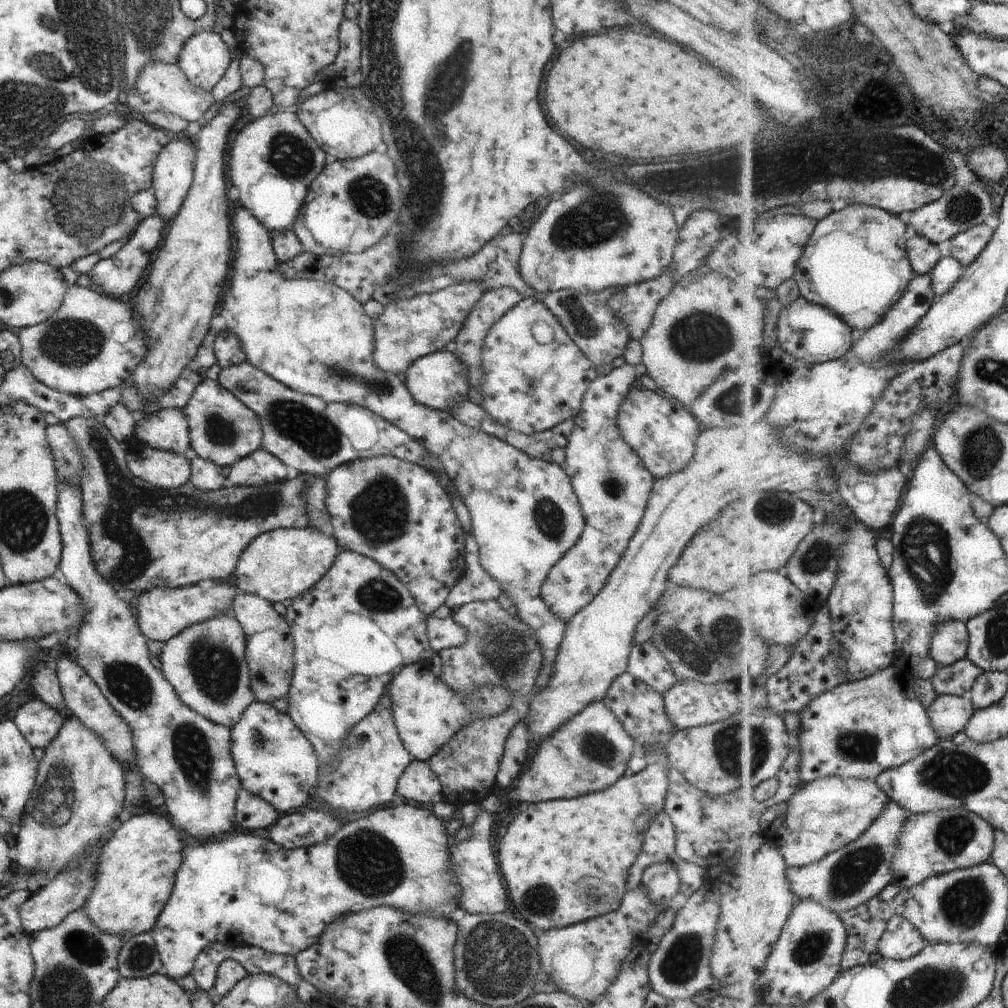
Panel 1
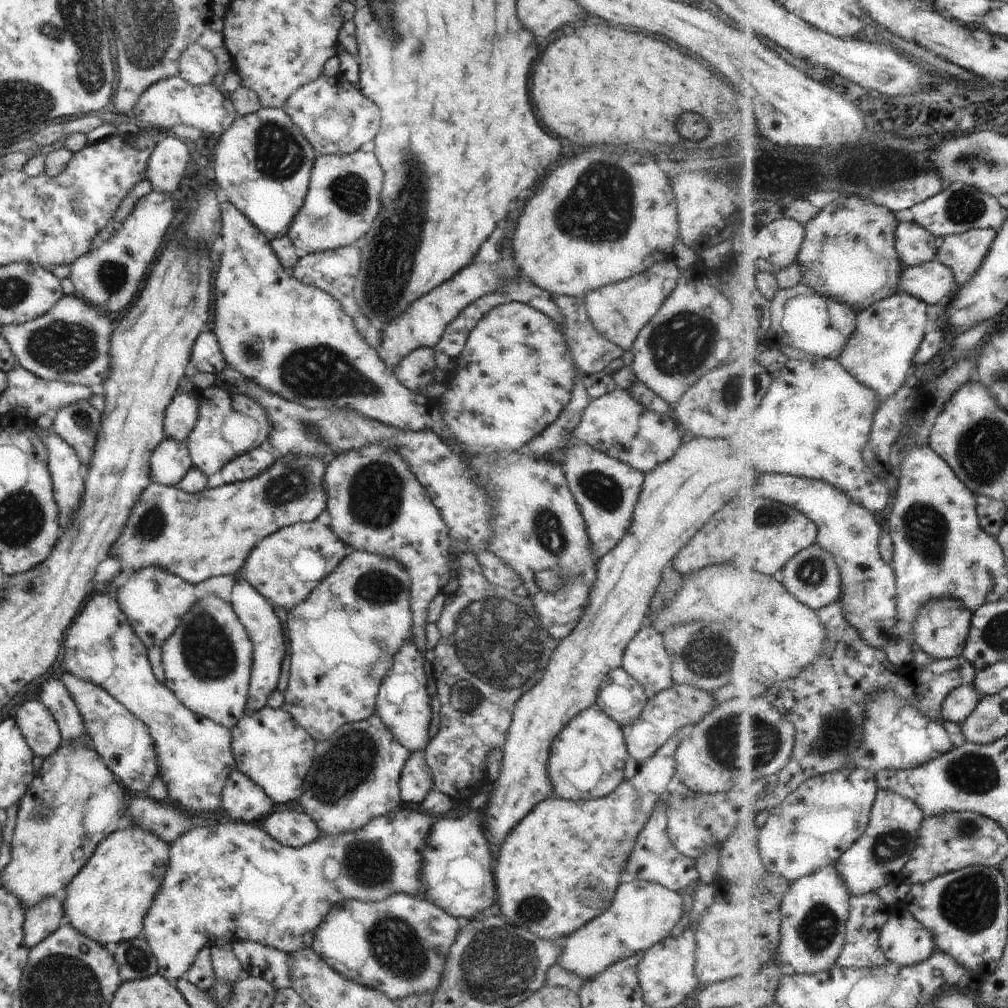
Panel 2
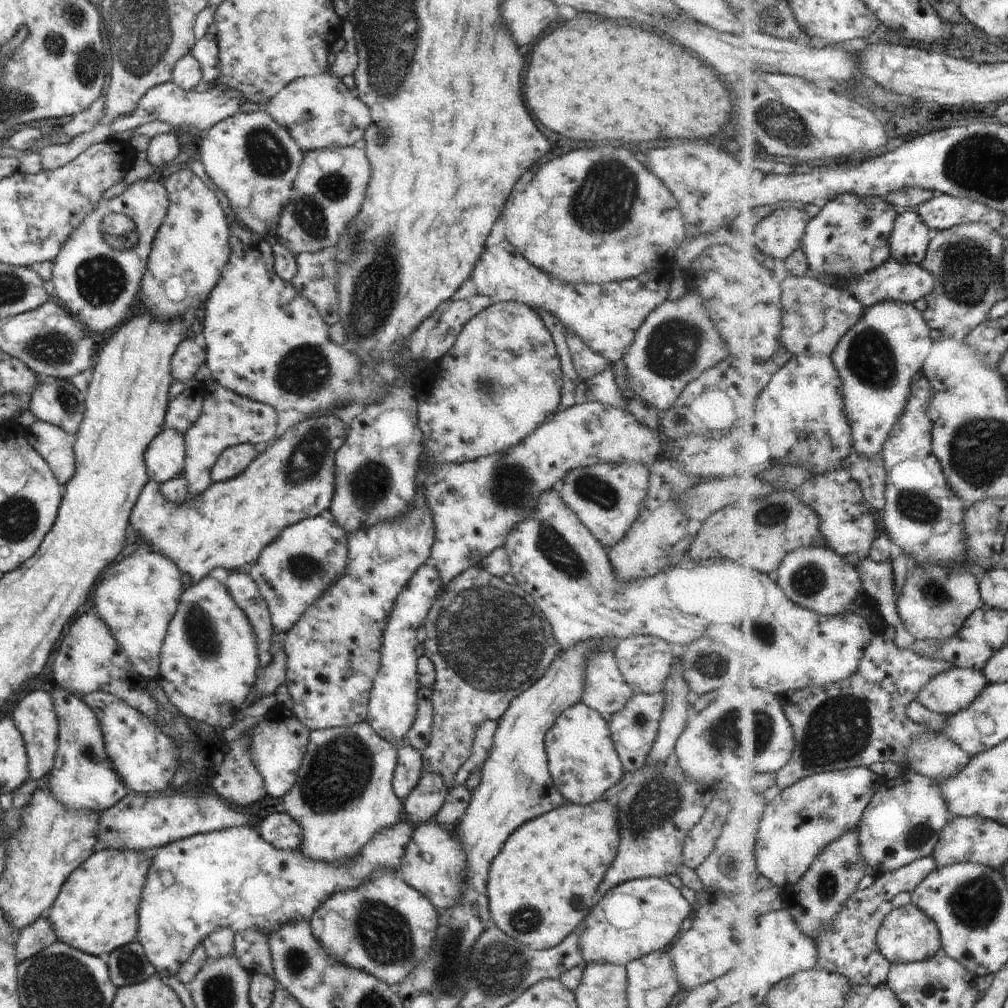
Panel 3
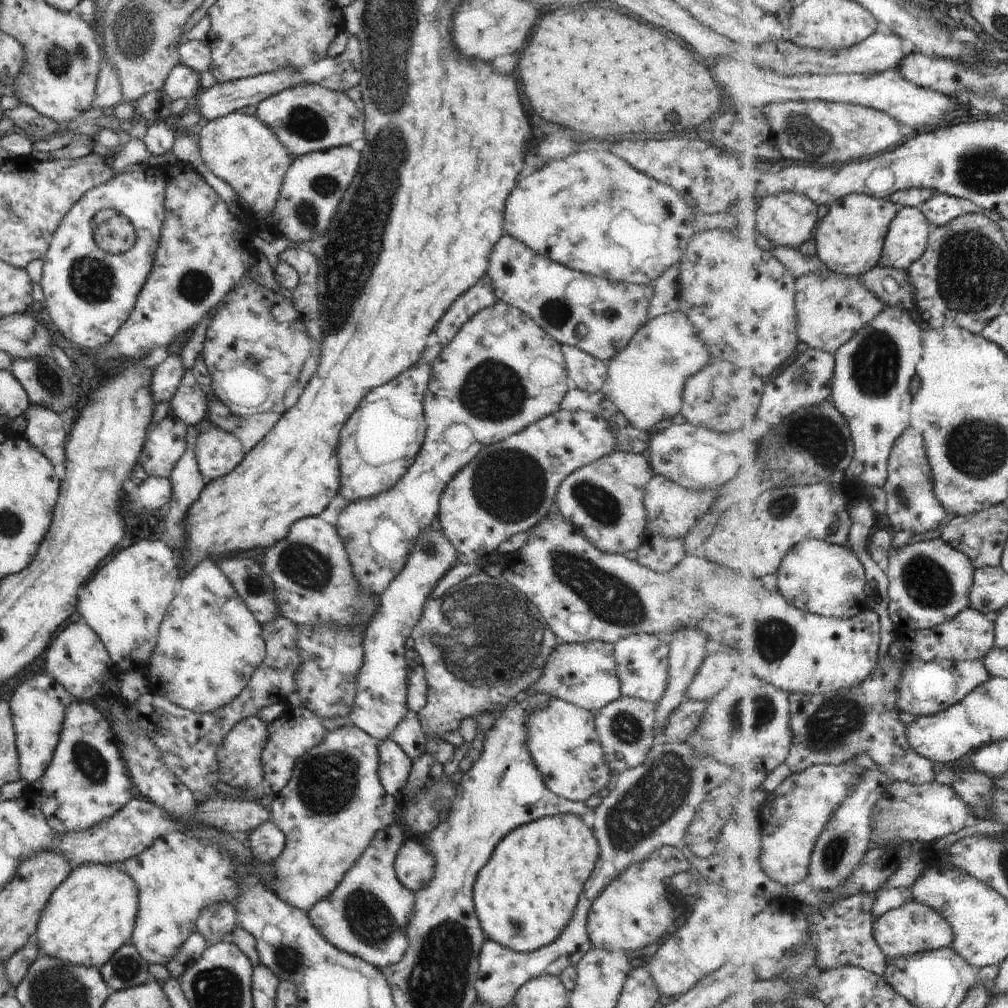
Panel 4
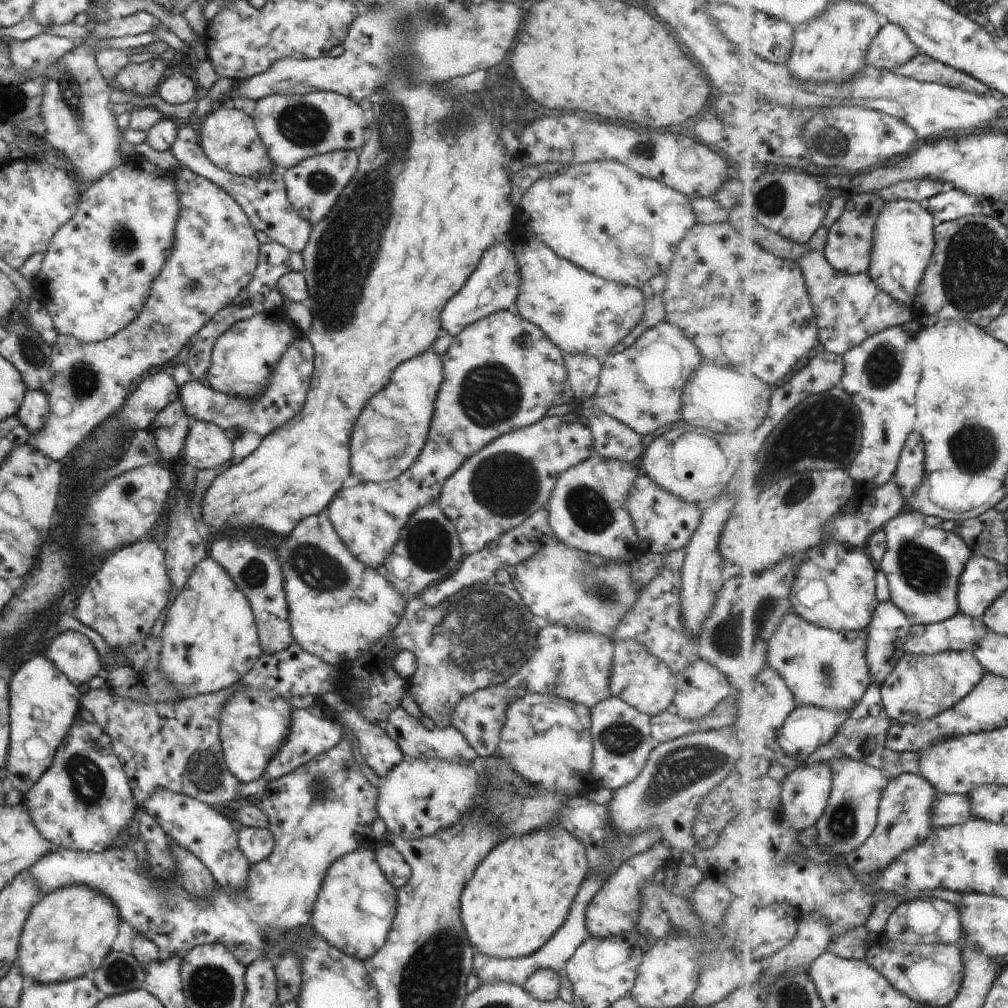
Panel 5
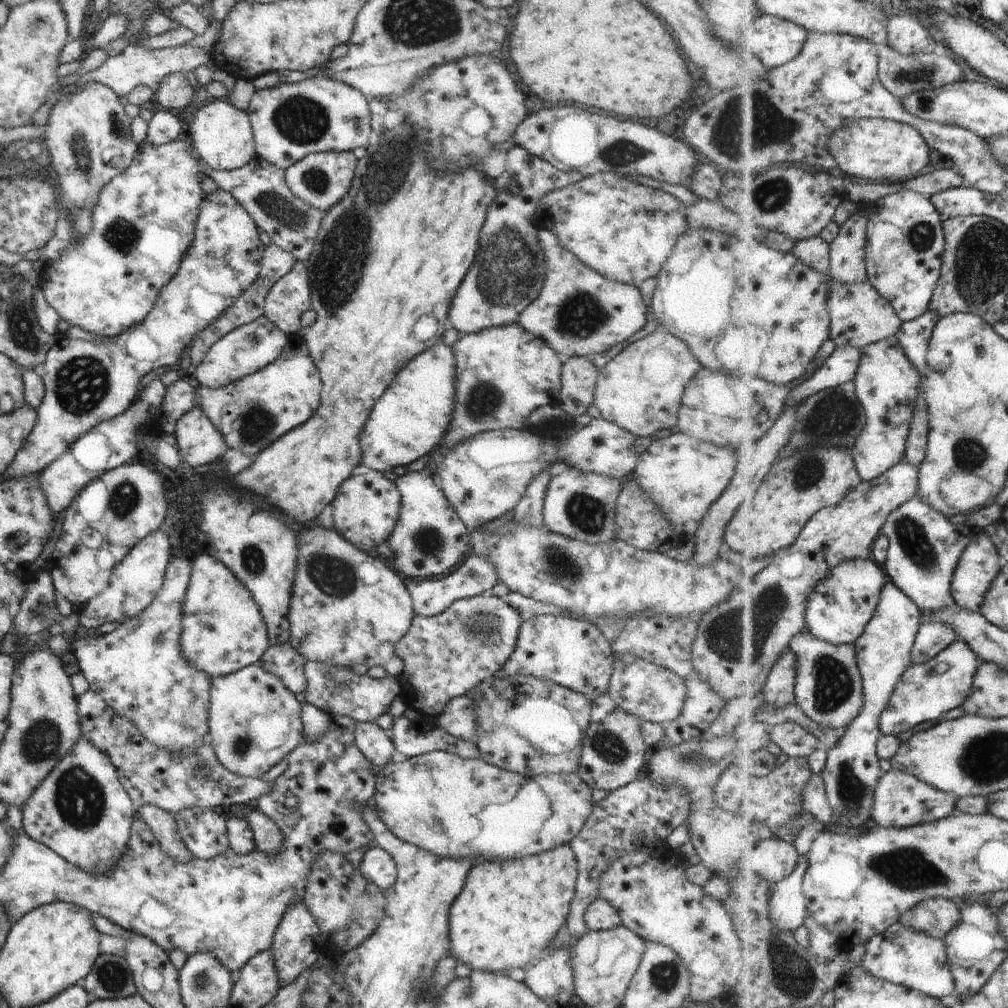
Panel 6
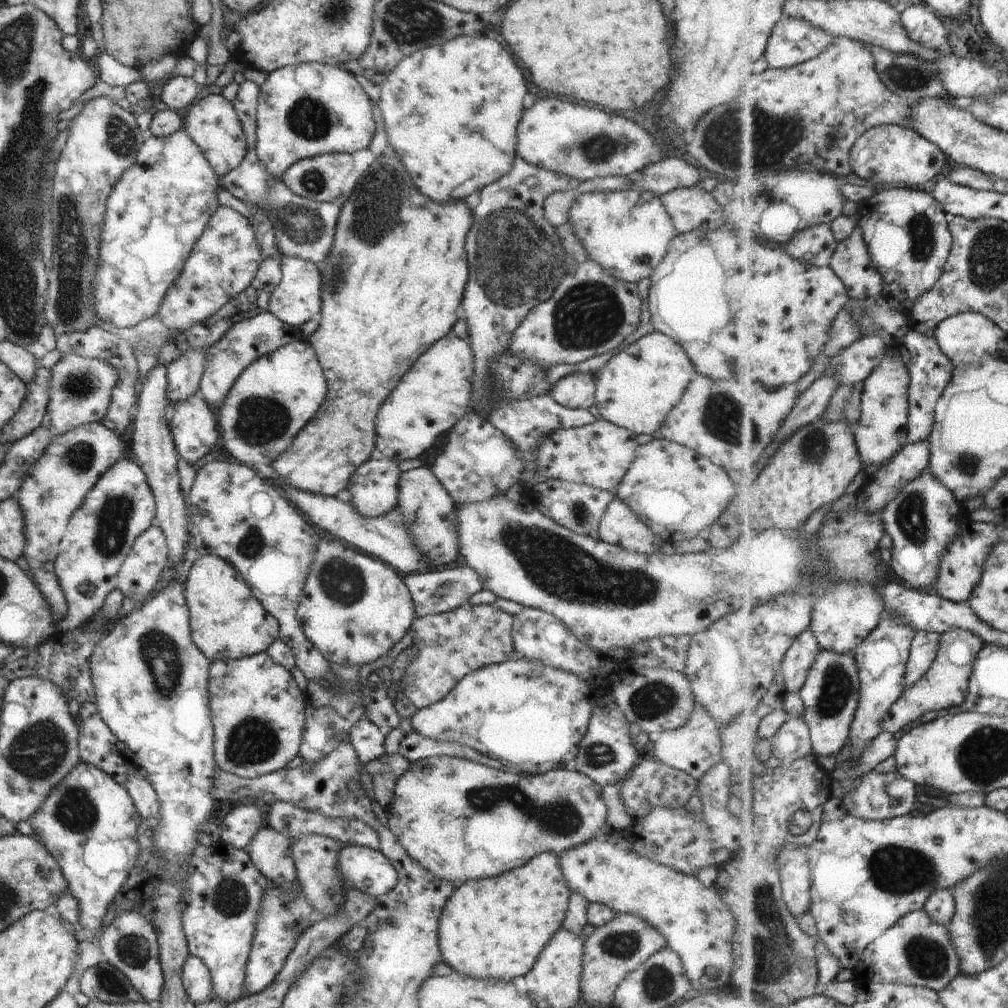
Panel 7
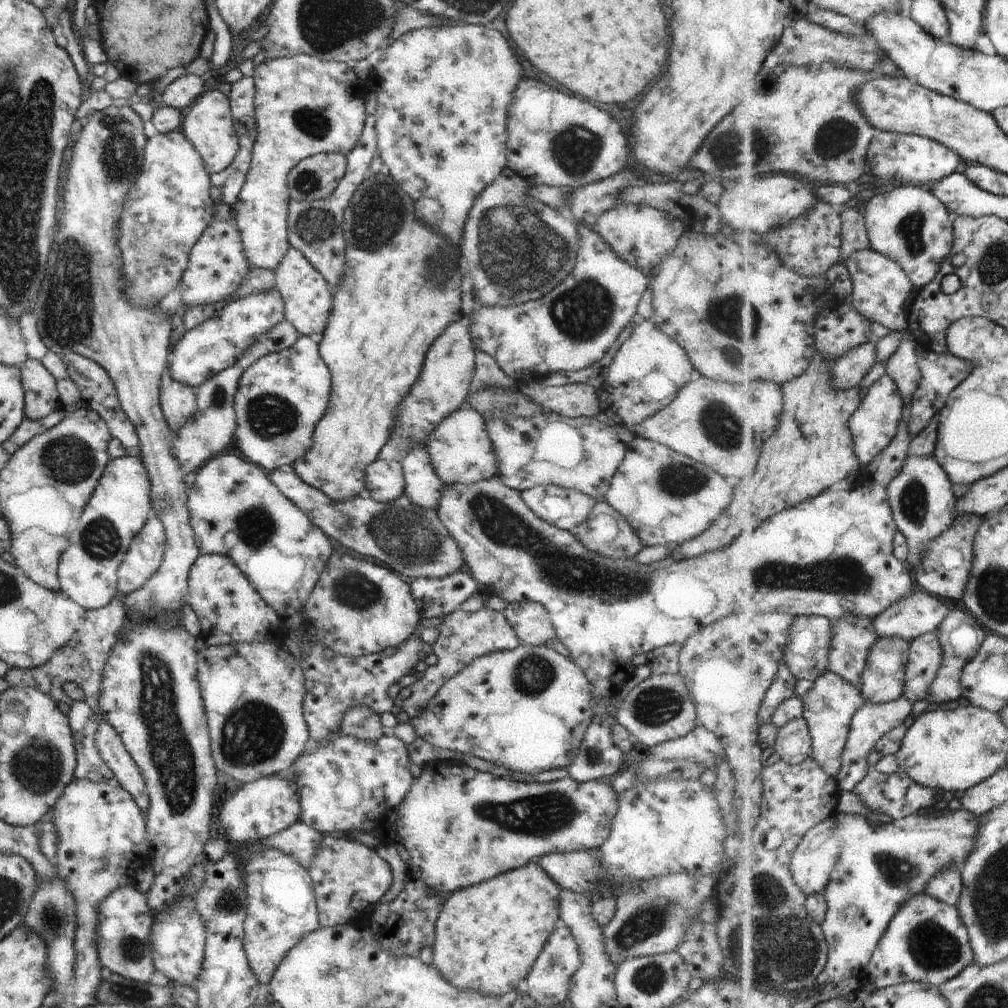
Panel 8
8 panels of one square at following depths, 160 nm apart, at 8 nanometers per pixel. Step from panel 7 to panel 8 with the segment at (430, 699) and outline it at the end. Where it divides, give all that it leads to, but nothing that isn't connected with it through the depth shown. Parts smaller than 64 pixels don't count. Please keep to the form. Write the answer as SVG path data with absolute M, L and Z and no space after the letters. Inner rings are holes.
M482 608L473 613L463 610L454 611L443 616L442 622L436 627L439 630L439 636L432 644L432 652L436 654L437 662L434 665L428 665L419 674L418 680L410 685L410 696L403 700L402 710L406 711L411 719L424 712L439 688L475 658L498 651L511 651L521 645L515 630L508 624L503 613L492 609Z

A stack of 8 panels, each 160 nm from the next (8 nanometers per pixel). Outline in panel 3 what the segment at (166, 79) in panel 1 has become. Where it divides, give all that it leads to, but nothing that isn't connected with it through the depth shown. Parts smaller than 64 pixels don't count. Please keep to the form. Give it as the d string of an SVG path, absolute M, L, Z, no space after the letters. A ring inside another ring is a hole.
M170 81L159 84L145 92L136 110L132 114L114 119L109 129L112 132L112 136L115 137L123 130L134 130L134 128L138 128L142 124L160 120L160 122L171 124L172 127L179 126L184 130L189 130L189 128L210 130L215 124L238 113L240 103L243 103L244 100L241 92L234 89L229 88L228 91L224 91L221 87L213 85L203 92L197 92L194 89L187 91L180 88L180 85L177 85L174 81Z

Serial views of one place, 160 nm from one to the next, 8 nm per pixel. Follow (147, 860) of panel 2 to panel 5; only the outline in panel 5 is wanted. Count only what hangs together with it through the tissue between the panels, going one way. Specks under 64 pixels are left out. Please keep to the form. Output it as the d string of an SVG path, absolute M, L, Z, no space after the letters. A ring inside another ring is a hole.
M76 883L57 888L44 894L32 907L19 938L19 957L16 966L25 974L24 978L30 977L39 983L84 977L88 971L100 968L106 955L111 951L110 945L116 940L122 925L119 910L103 892Z

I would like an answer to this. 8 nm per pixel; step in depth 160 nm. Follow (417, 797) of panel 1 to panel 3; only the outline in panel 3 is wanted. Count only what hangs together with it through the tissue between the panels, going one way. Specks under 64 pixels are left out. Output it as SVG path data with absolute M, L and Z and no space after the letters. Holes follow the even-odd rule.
M406 744L397 749L397 765L393 778L393 789L401 801L413 792L422 775L423 760L421 751Z

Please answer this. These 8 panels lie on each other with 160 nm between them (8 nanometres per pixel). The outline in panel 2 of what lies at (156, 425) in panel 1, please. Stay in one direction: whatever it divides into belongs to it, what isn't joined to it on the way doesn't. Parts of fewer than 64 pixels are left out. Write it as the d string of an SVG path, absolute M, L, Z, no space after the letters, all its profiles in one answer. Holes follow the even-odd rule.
M179 392L165 410L163 429L166 439L182 443L194 428L197 419L197 400L193 394Z

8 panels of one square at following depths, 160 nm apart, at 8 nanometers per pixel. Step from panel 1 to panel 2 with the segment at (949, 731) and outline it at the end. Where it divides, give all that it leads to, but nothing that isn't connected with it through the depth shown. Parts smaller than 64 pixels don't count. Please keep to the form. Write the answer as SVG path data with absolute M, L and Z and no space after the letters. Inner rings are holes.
M974 683L962 685L945 700L943 718L962 726L981 702L982 694Z

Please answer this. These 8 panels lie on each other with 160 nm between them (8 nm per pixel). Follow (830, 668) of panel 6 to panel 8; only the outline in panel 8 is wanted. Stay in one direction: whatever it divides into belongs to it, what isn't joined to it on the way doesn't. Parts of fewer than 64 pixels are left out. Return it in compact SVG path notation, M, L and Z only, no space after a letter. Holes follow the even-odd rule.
M828 671L814 681L814 686L804 701L806 710L803 716L811 725L815 744L814 757L819 760L828 774L837 777L843 767L843 754L851 735L853 720L867 700L857 684L846 680L834 671Z

